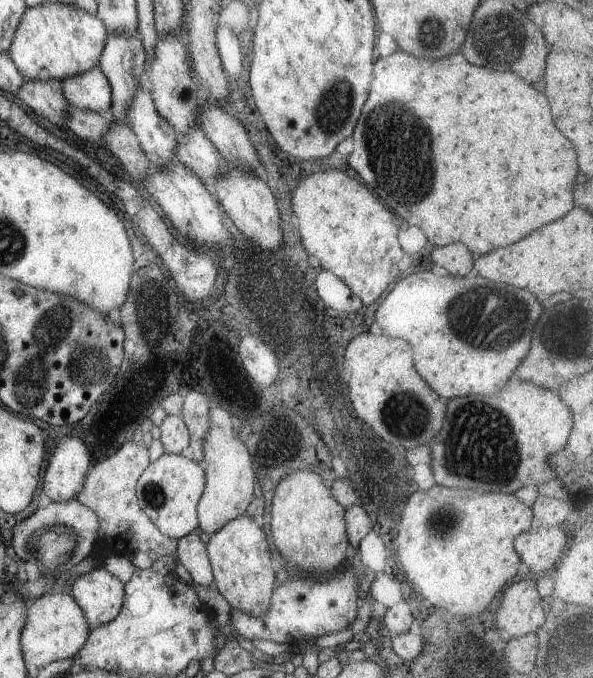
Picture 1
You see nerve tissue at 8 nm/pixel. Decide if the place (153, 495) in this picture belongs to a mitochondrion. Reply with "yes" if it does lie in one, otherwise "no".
yes

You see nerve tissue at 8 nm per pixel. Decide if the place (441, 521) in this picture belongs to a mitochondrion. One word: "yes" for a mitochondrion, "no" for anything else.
yes

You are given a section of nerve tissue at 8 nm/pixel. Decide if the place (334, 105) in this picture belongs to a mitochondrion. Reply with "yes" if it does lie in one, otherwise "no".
yes

